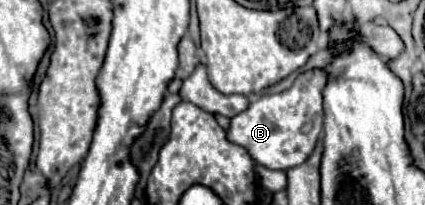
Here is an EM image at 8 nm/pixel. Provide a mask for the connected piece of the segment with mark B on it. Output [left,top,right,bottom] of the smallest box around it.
[226,69,330,169]

